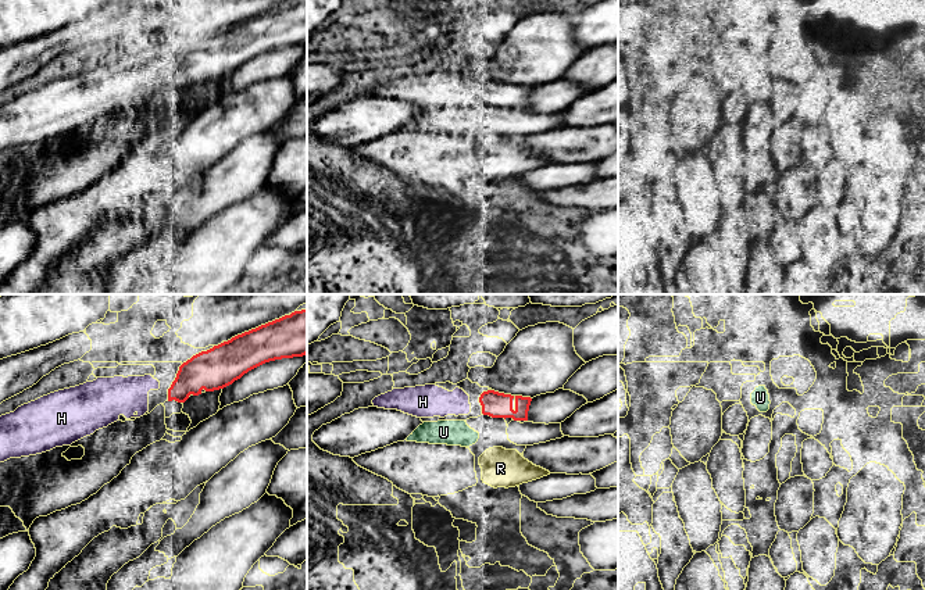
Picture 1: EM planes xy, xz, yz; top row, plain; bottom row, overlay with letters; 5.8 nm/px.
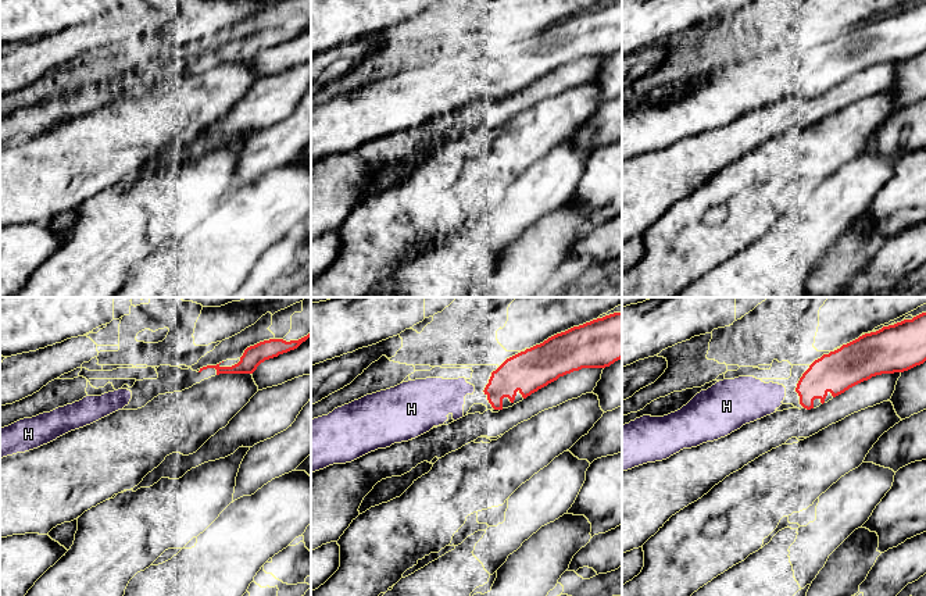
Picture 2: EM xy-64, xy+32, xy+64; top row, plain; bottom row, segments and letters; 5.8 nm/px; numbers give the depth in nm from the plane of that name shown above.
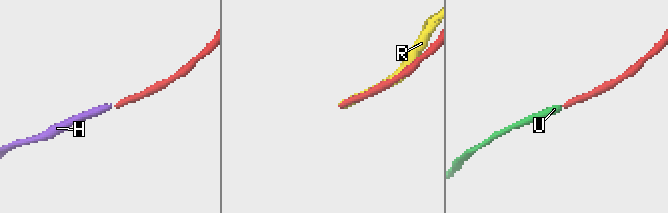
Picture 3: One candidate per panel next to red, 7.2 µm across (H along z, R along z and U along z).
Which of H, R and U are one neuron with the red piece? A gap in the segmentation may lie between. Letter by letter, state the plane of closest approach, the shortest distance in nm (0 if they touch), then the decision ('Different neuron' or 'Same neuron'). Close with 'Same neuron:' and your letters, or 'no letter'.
H: Closest in xy. Distance 60 nm. Same neuron
R: Closest in xz. Distance 170 nm. Different neuron
U: Closest in xz. Distance 110 nm. Different neuron
Same neuron: H

